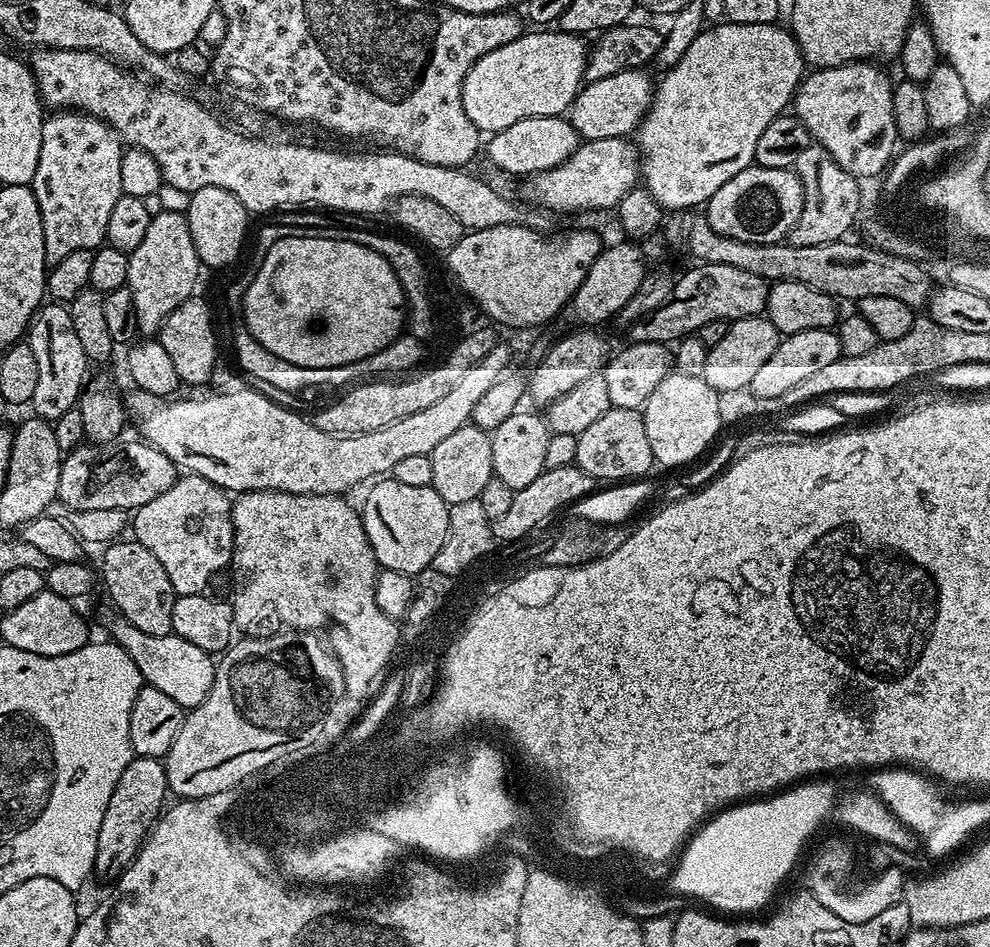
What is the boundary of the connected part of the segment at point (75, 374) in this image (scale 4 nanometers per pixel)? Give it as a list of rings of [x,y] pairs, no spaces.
[[[48,302],[36,309],[28,326],[26,342],[30,350],[34,350],[34,358],[38,361],[38,386],[34,389],[30,408],[36,411],[33,413],[39,419],[54,422],[62,418],[66,410],[77,407],[81,391],[89,379],[88,355],[86,350],[82,350],[78,334],[74,334],[74,322],[67,307],[60,302]]]

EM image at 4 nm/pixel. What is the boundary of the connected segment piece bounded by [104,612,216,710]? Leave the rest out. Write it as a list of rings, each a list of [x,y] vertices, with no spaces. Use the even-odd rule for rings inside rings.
[[[110,612],[104,624],[111,641],[126,650],[138,666],[141,679],[152,688],[169,695],[186,710],[199,706],[209,694],[216,677],[216,662],[213,655],[191,645],[186,639],[172,633],[170,635],[143,634],[124,616]]]

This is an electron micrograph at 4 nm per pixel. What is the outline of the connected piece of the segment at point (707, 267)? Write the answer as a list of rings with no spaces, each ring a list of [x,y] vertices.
[[[697,263],[684,277],[677,279],[664,305],[638,318],[630,325],[631,339],[638,343],[654,342],[671,345],[685,336],[699,333],[706,322],[741,320],[761,315],[768,306],[769,281],[758,274],[746,274],[738,266]]]

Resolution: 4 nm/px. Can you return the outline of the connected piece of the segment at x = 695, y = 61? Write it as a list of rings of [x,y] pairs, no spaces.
[[[717,22],[711,26],[705,27],[698,34],[698,38],[694,38],[694,42],[690,42],[690,46],[686,49],[686,54],[682,54],[682,58],[678,58],[678,62],[672,69],[665,71],[655,85],[652,94],[652,104],[648,108],[648,113],[644,116],[644,121],[634,133],[634,144],[638,149],[638,157],[640,163],[640,172],[642,173],[643,187],[648,189],[648,193],[655,198],[656,203],[665,210],[692,210],[697,206],[707,205],[708,199],[714,194],[714,190],[718,190],[718,186],[726,186],[726,182],[730,182],[730,178],[734,178],[734,174],[738,174],[742,170],[753,167],[756,155],[755,148],[758,146],[758,138],[762,135],[762,130],[766,130],[766,126],[770,126],[770,122],[774,122],[774,118],[778,118],[785,111],[784,108],[793,103],[796,95],[796,89],[800,86],[800,81],[806,75],[806,65],[804,55],[800,52],[798,42],[792,36],[791,31],[787,27],[780,28],[779,23],[775,24],[734,24],[731,22]]]

